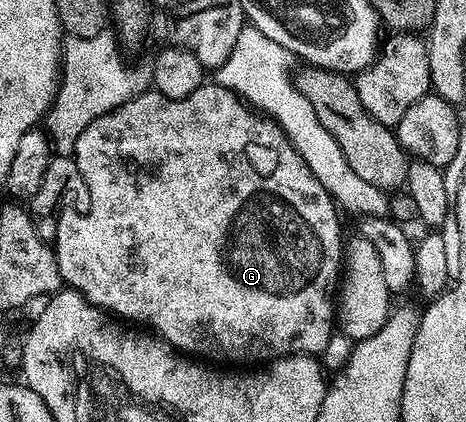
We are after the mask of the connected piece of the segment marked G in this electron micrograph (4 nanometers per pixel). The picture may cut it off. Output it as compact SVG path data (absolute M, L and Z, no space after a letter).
M215 83L200 85L198 91L194 91L194 95L190 95L186 99L166 99L155 91L145 91L138 94L134 99L122 103L114 111L110 111L106 115L94 119L94 123L90 123L90 127L86 127L86 131L82 131L82 136L78 138L74 160L80 172L80 181L82 185L88 188L88 213L61 212L56 222L54 252L58 271L61 273L61 279L67 288L76 290L76 292L81 293L92 305L98 306L99 309L105 310L109 314L123 319L125 322L139 323L141 326L155 331L165 341L169 341L179 352L185 355L191 355L196 359L211 359L216 363L228 363L224 361L256 361L252 363L267 363L275 361L278 357L323 354L325 347L327 347L334 335L334 294L337 292L338 282L342 277L341 214L338 212L336 202L333 201L332 196L326 191L326 187L322 187L322 183L318 183L318 179L310 171L310 167L306 167L302 155L298 155L298 151L290 143L290 139L284 135L282 127L276 124L271 117L249 107L235 93L231 93L226 87Z

